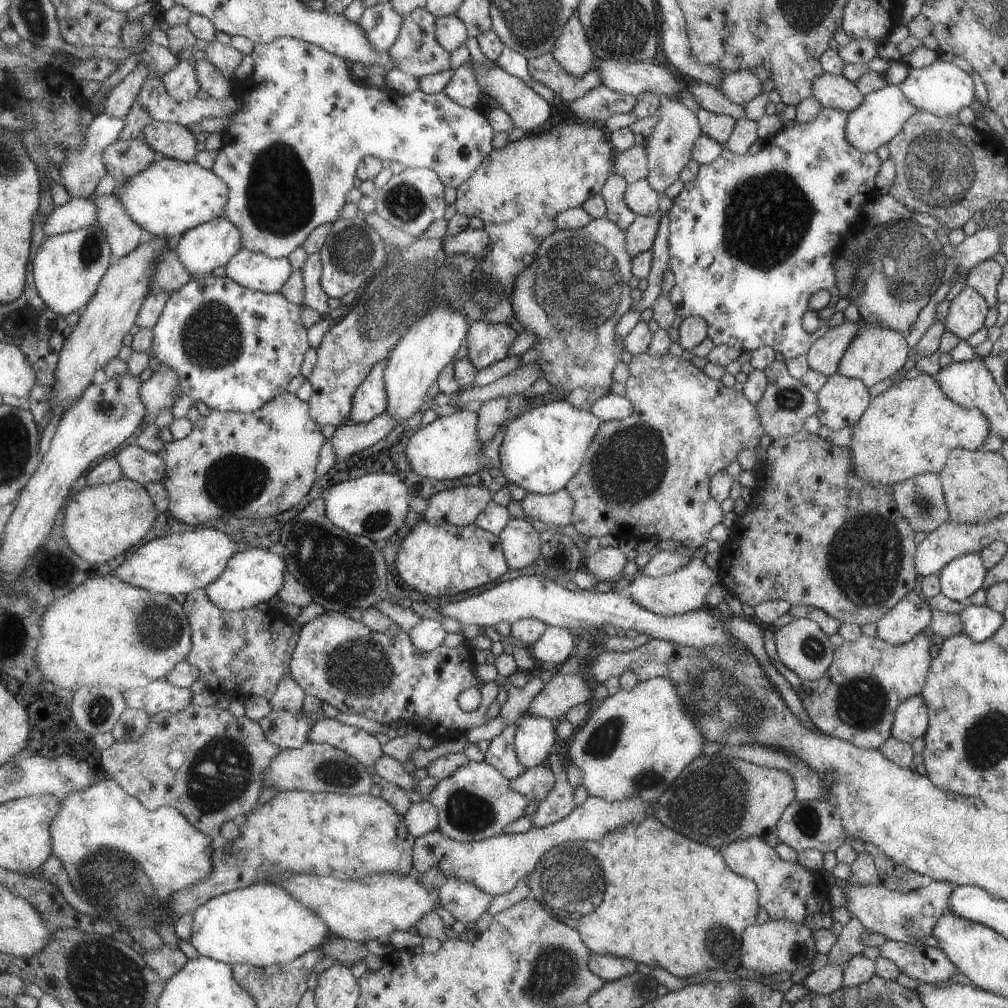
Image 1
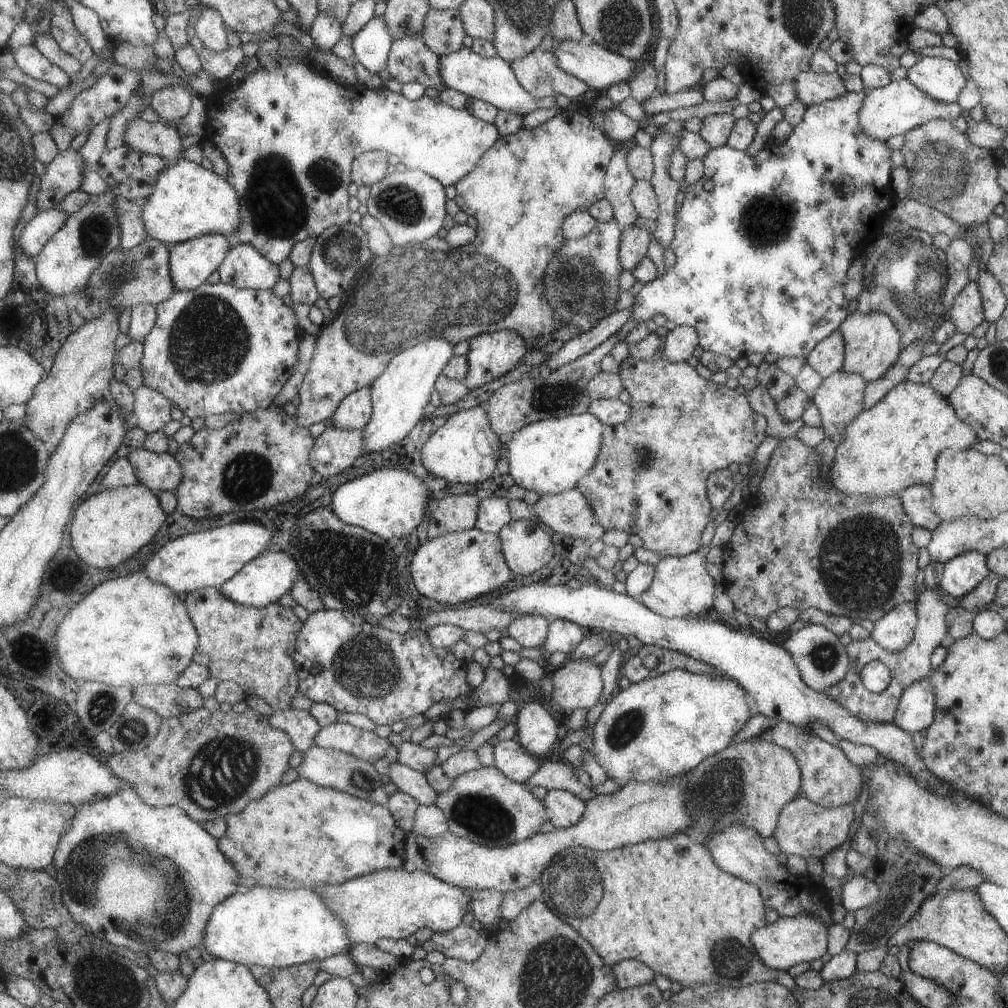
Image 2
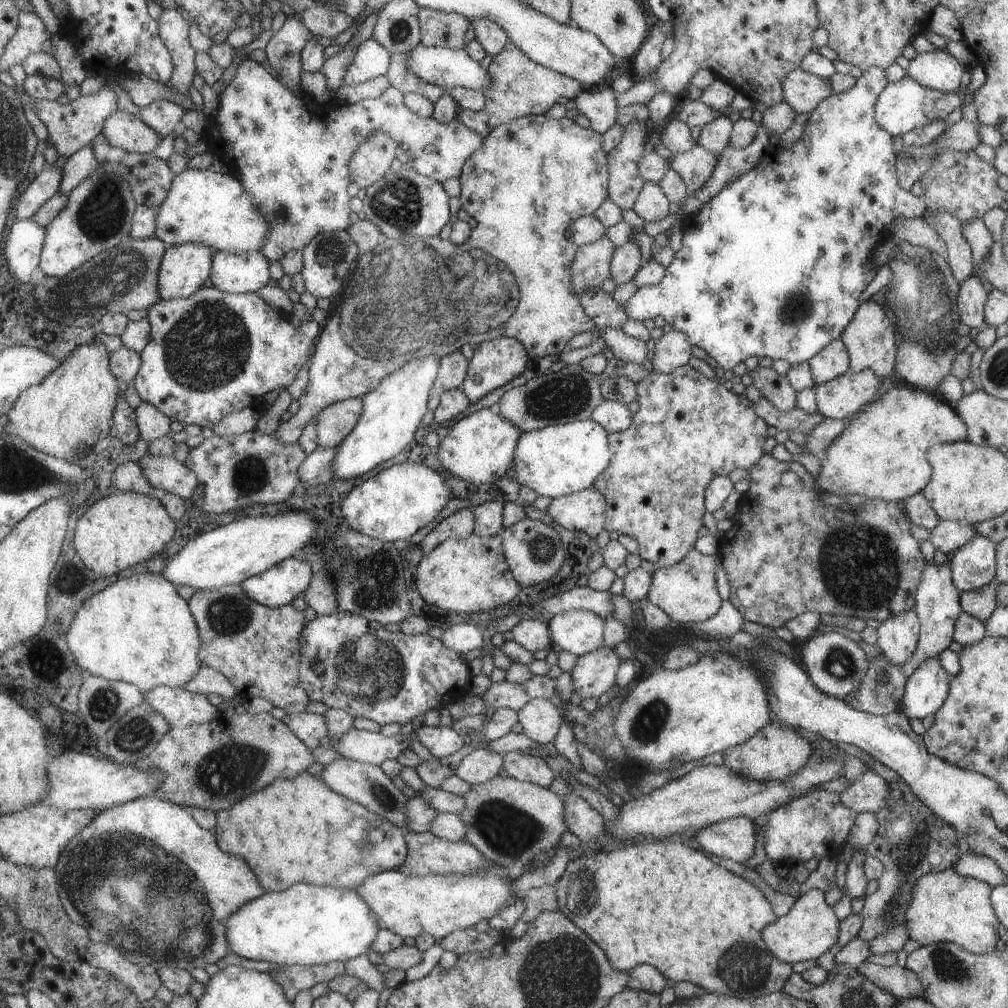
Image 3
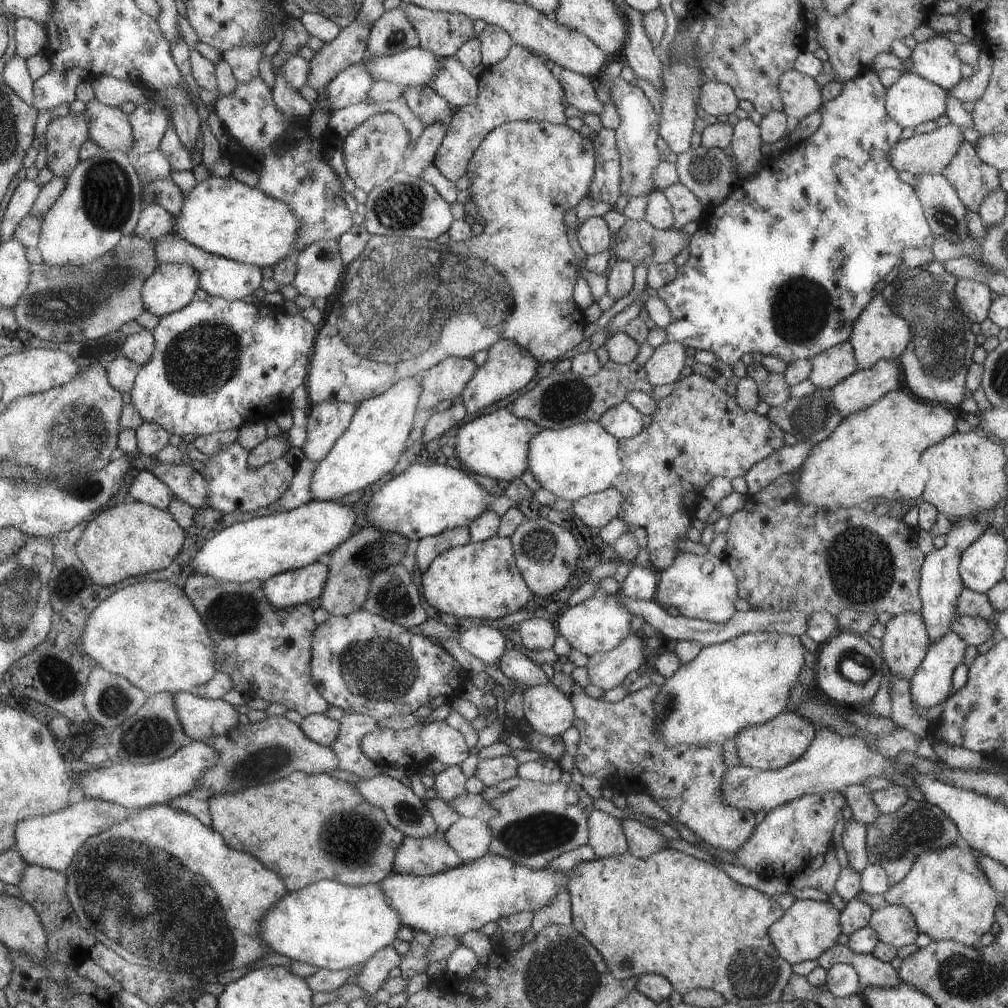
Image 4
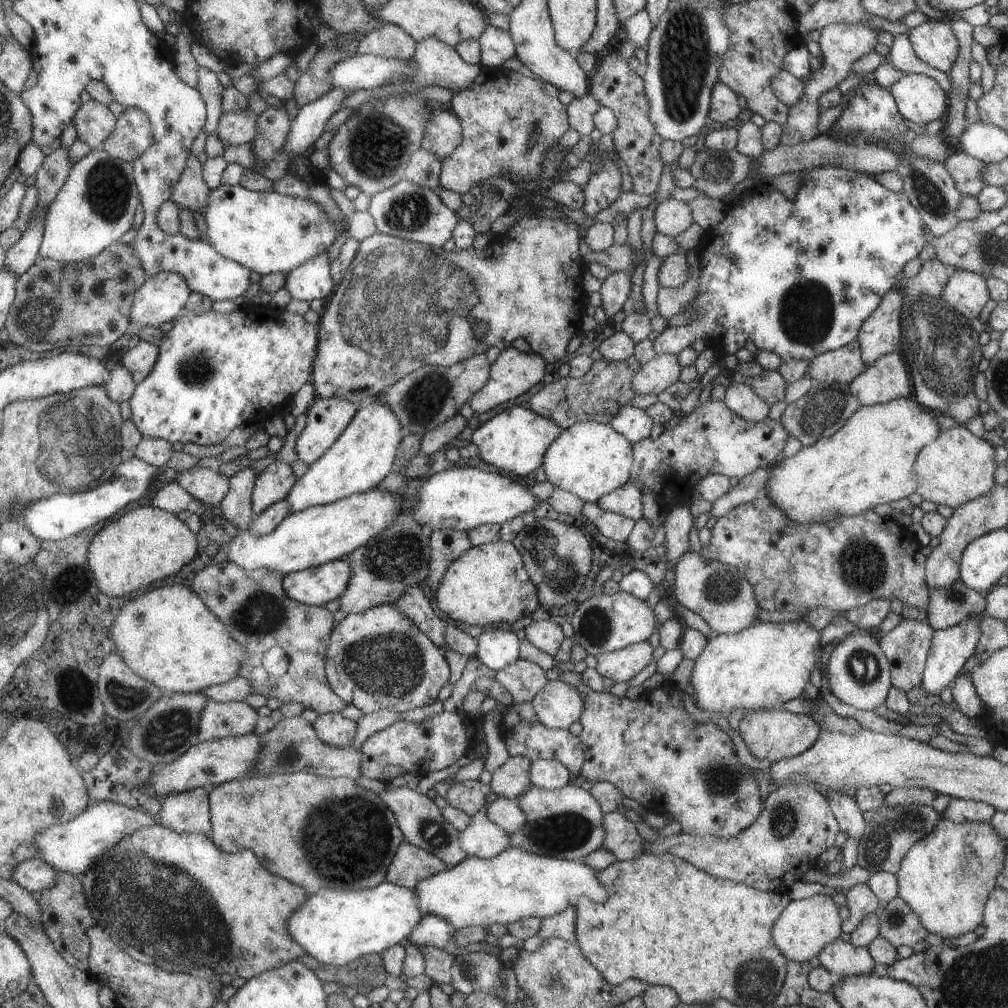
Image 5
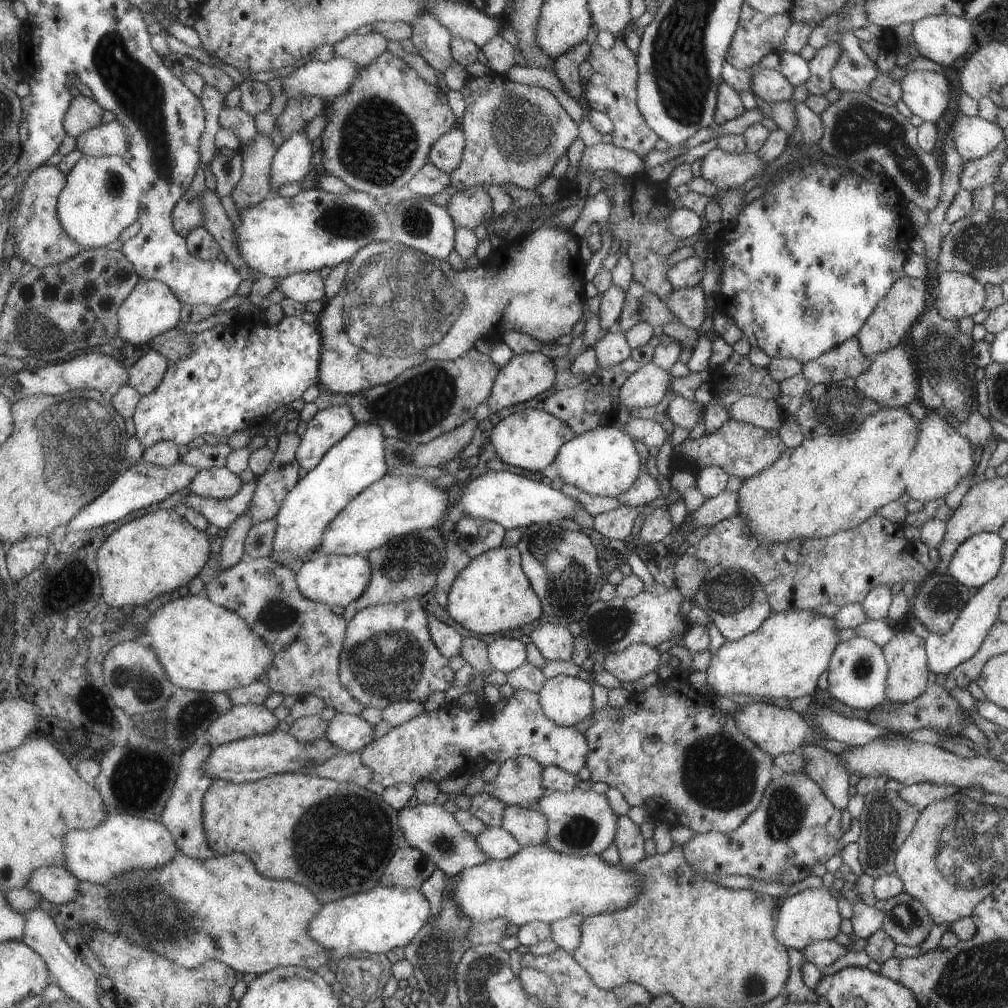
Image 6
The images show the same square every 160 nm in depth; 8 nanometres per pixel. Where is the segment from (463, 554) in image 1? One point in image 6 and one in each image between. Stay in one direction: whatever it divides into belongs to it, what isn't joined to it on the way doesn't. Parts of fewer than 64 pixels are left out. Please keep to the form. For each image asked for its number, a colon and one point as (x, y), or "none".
2: (459, 566)
3: (461, 576)
4: (481, 580)
5: (487, 585)
6: (492, 594)

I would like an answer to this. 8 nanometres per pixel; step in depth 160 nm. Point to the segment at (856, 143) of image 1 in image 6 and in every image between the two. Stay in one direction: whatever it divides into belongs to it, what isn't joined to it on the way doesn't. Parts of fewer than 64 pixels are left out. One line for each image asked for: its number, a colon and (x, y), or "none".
2: (897, 107)
3: (905, 104)
4: (910, 100)
5: (919, 98)
6: (925, 93)

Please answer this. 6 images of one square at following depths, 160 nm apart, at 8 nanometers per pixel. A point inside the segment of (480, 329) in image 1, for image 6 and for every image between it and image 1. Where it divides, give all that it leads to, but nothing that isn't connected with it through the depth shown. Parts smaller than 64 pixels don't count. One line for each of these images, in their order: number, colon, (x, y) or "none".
2: (491, 354)
3: (494, 362)
4: (509, 366)
5: (513, 372)
6: (526, 375)

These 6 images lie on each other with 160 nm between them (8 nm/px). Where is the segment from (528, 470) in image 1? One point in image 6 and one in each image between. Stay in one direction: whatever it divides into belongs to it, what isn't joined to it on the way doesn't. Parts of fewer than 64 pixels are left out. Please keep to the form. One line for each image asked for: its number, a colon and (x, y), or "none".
2: (548, 456)
3: (554, 461)
4: (575, 461)
5: (588, 459)
6: (602, 461)

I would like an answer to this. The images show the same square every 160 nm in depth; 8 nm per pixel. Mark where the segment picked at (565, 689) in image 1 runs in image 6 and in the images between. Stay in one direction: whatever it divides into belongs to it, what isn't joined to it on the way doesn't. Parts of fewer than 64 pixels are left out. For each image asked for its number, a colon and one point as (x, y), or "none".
2: (576, 684)
3: (593, 673)
4: (606, 670)
5: (620, 665)
6: (634, 661)

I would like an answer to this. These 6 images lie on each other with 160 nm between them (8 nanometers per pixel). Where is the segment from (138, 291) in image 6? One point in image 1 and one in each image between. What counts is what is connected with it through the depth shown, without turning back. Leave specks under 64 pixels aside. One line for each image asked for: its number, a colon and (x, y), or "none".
1: (211, 245)
2: (192, 262)
3: (185, 268)
4: (173, 286)
5: (163, 297)

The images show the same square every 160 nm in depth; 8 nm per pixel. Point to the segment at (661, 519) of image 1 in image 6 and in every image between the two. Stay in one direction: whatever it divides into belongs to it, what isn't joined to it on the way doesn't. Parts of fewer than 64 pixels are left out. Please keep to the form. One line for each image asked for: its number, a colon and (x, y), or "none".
2: (648, 479)
3: (687, 429)
4: (697, 433)
5: (711, 439)
6: (742, 450)

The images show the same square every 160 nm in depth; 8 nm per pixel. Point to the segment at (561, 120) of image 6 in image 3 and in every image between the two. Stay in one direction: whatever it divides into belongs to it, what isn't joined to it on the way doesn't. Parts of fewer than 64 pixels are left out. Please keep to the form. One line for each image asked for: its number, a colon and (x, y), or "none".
3: (518, 86)
4: (520, 87)
5: (509, 120)

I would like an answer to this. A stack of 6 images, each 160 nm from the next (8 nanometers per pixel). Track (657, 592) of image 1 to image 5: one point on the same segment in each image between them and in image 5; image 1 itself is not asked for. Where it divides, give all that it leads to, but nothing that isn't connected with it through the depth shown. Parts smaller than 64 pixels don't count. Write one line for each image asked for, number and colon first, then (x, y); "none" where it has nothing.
2: (680, 587)
3: (685, 591)
4: (702, 587)
5: (720, 594)

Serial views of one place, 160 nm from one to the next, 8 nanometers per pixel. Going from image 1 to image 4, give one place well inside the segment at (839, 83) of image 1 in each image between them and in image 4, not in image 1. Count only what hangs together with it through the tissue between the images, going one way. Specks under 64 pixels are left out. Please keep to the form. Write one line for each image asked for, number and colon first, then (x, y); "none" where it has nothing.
2: (811, 88)
3: (802, 91)
4: (800, 95)

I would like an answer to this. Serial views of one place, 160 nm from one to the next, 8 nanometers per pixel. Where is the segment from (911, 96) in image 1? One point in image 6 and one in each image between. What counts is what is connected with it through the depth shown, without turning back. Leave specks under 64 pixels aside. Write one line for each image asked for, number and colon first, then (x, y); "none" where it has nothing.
2: (940, 78)
3: (935, 69)
4: (935, 59)
5: (934, 43)
6: (942, 38)

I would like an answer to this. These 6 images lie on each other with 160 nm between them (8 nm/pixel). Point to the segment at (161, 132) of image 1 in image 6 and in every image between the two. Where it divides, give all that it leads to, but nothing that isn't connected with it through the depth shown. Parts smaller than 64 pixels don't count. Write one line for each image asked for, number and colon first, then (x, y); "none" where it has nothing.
2: (157, 138)
3: (126, 132)
4: (110, 128)
5: (95, 123)
6: (85, 113)

